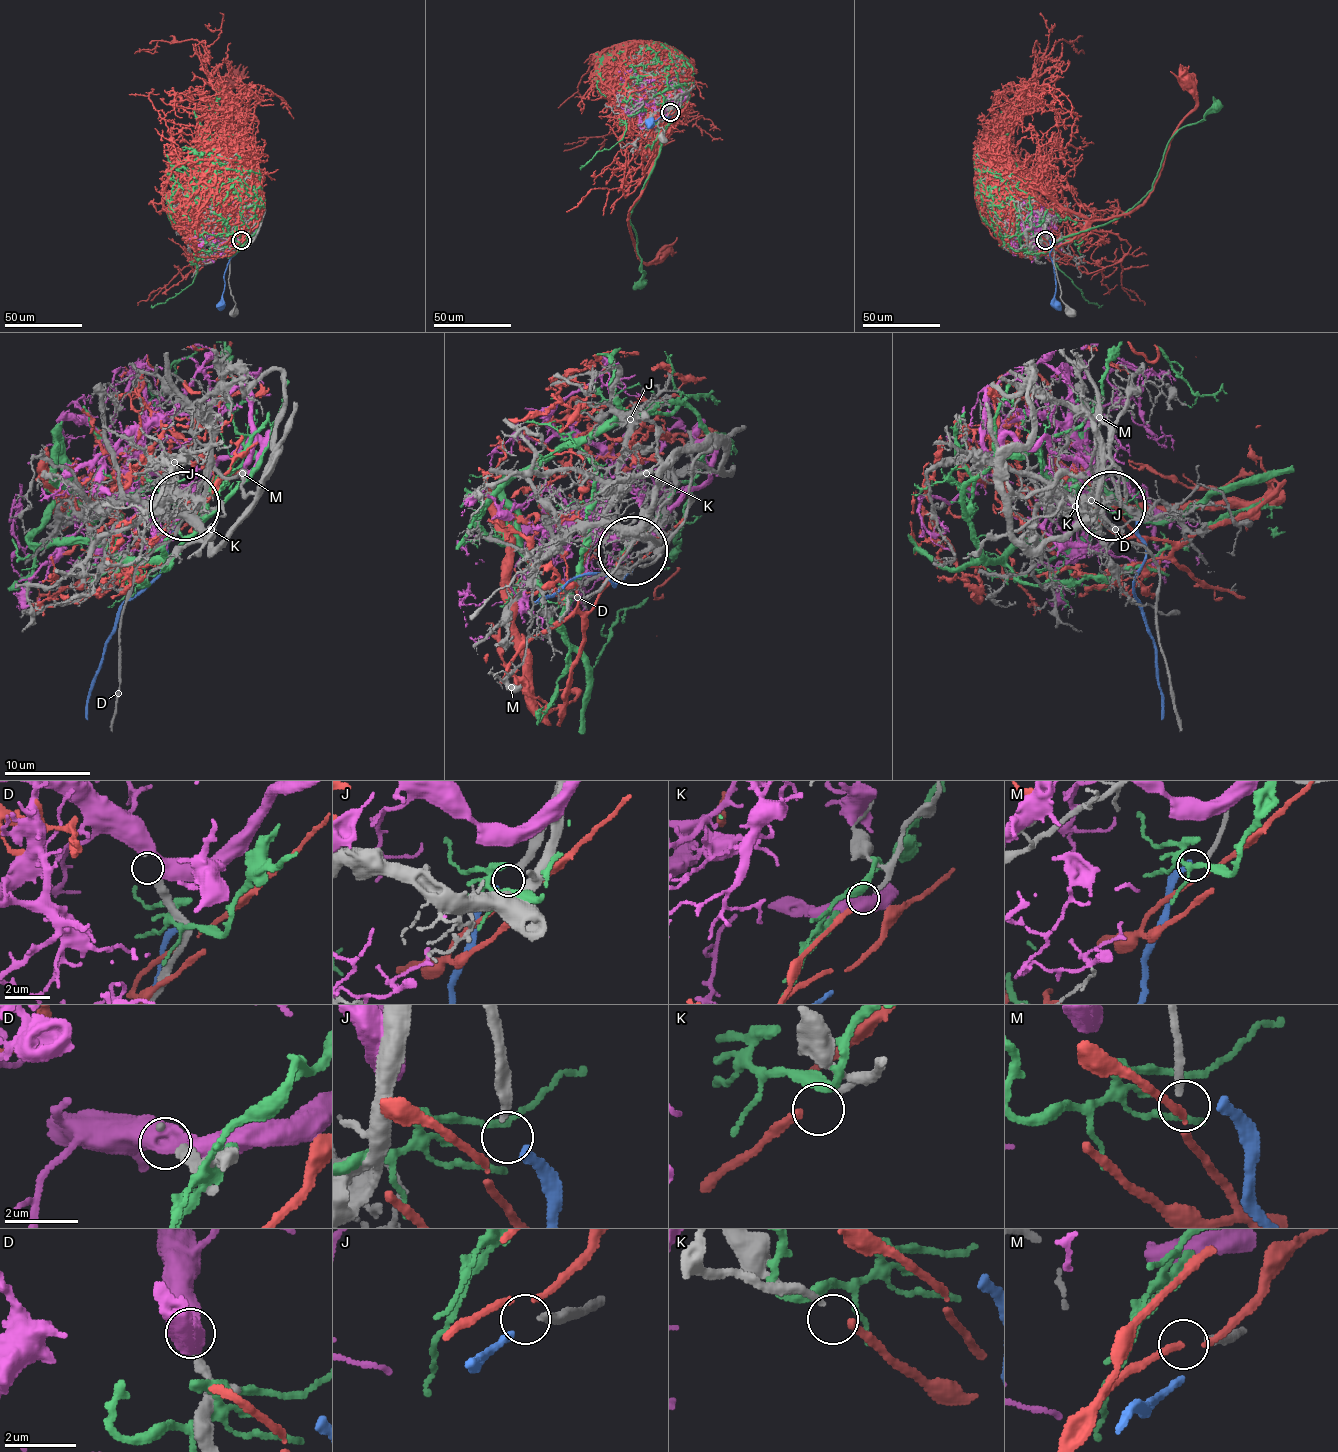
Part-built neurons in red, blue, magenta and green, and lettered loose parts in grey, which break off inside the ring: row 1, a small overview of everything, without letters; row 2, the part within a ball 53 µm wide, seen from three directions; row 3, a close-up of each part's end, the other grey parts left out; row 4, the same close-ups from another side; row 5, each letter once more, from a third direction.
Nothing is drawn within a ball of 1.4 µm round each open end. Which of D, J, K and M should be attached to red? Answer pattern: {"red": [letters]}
{"red": ["K"]}

